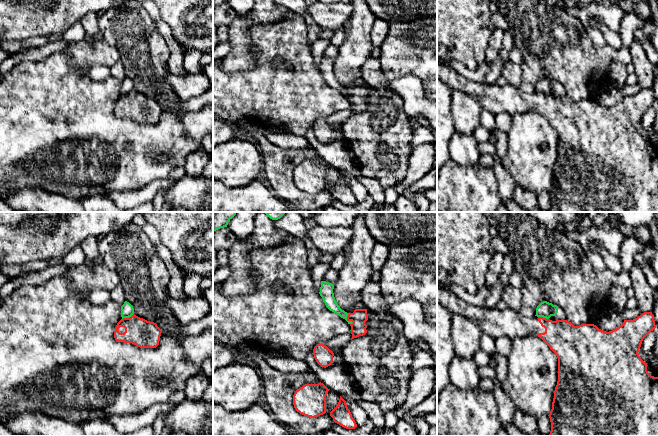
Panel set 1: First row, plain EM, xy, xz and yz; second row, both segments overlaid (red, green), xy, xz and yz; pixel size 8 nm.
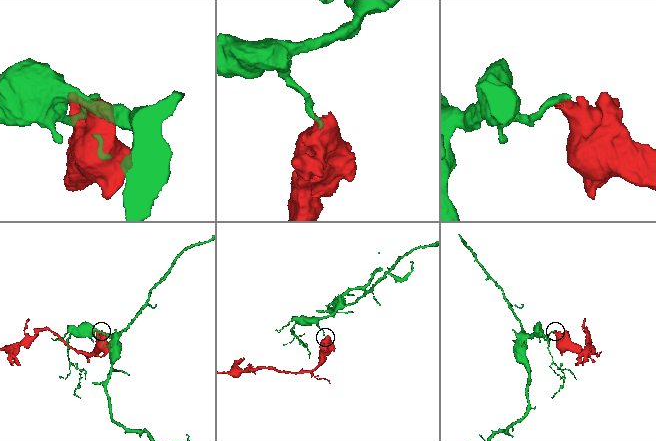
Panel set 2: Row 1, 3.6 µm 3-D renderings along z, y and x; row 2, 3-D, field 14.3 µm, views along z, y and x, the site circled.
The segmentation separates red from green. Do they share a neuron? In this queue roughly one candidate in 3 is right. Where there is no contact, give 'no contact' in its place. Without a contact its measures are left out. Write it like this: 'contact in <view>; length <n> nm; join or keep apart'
contact in xz; length 100 nm; keep apart

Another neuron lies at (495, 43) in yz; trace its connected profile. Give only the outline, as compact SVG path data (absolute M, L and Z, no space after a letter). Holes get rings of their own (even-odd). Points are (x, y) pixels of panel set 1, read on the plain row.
M495 28L494 33L491 35L488 47L486 50L486 61L489 63L499 56L499 51L502 48L502 42L504 38L504 31L499 28Z

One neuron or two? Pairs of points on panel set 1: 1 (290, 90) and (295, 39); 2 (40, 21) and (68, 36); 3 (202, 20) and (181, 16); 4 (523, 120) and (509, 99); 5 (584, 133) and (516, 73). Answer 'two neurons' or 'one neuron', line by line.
1: one neuron
2: two neurons
3: one neuron
4: two neurons
5: two neurons

